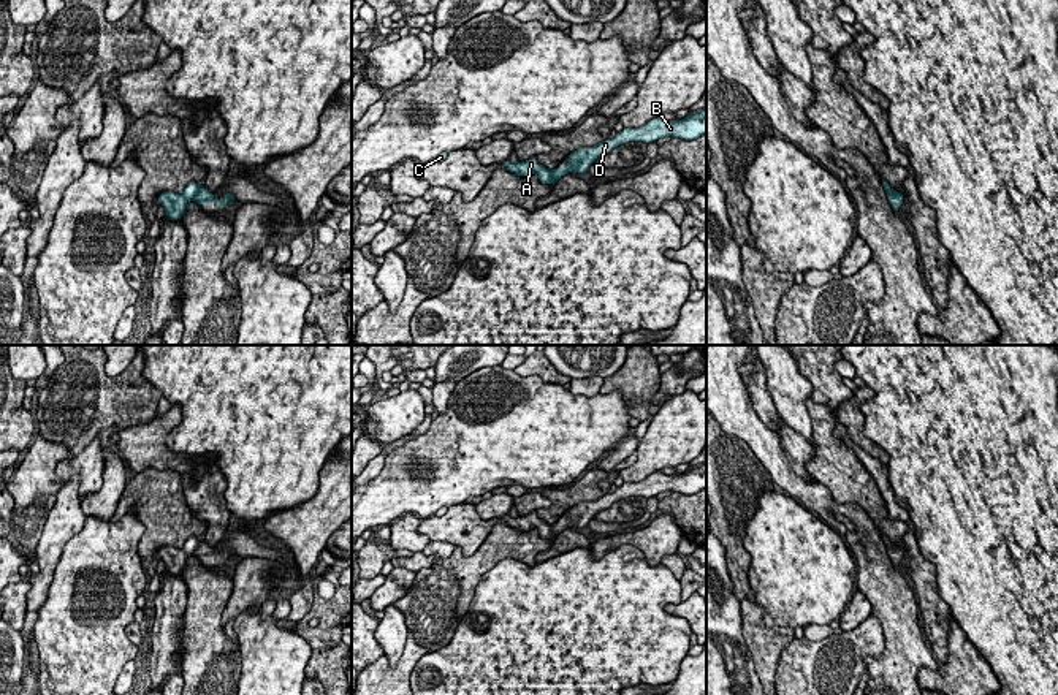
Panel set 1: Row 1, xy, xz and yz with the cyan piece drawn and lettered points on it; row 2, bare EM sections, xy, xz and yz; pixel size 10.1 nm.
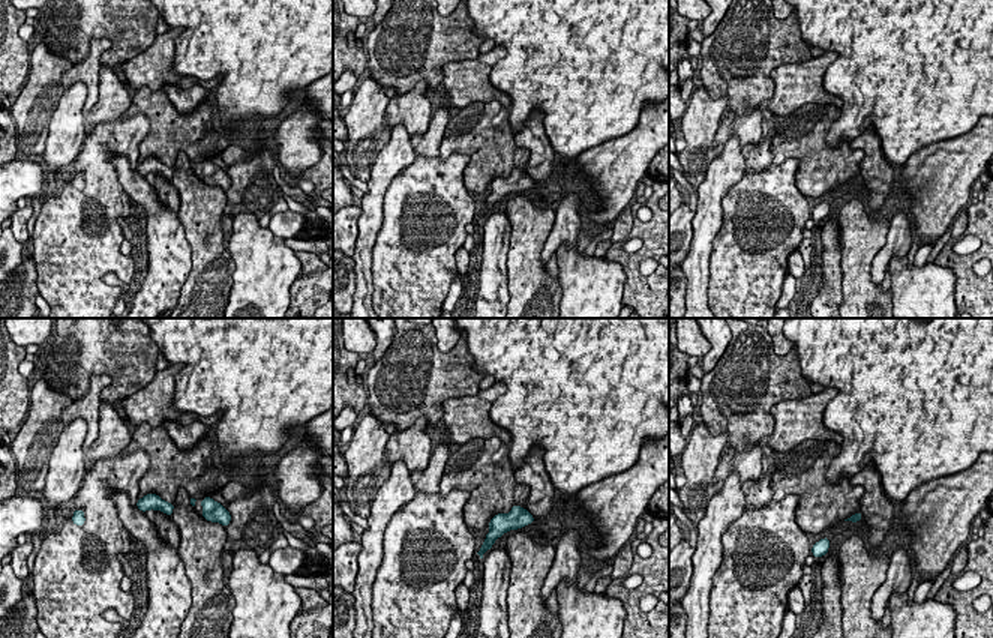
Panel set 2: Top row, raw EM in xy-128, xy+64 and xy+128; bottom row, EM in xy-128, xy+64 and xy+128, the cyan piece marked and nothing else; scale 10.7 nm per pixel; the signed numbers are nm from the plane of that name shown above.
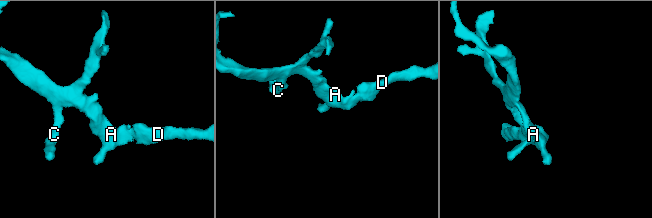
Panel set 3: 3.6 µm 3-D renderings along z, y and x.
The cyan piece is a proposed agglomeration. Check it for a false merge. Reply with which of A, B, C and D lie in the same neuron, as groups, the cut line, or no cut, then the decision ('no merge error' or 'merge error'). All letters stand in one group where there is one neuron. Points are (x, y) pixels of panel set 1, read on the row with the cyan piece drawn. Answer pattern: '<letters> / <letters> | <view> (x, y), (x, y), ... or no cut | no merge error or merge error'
A B C D | no cut | no merge error

